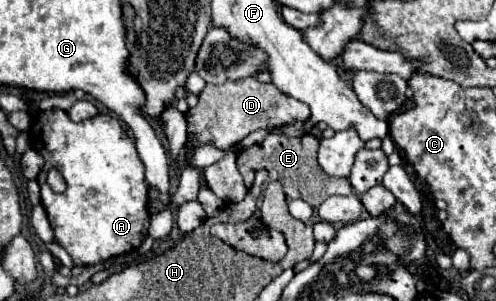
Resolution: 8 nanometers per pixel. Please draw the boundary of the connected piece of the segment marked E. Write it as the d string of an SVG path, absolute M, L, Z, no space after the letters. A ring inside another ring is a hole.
M268 134L262 144L258 146L252 146L248 150L242 150L236 158L236 166L244 178L244 184L246 188L252 188L254 184L254 174L258 170L266 170L268 172L268 178L264 180L262 188L266 188L270 182L278 180L282 184L282 190L284 194L288 196L288 200L294 200L294 198L300 198L304 200L306 204L310 204L312 208L318 208L324 198L332 196L332 194L352 194L352 186L346 178L332 178L332 176L326 176L318 162L316 162L316 152L318 152L318 138L312 136L312 134L302 134L302 136L296 136L296 138L290 138L290 136L278 136L278 134Z

